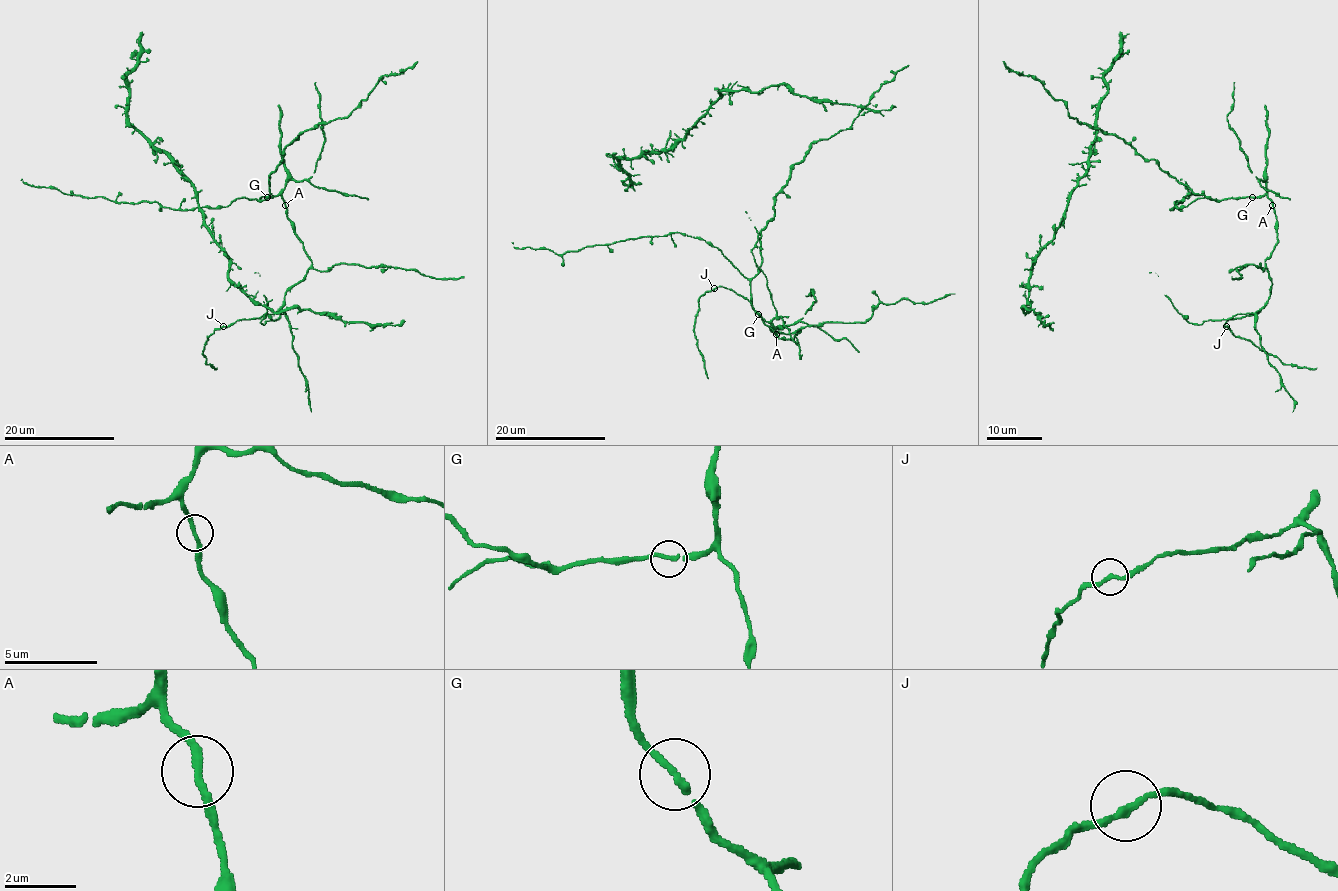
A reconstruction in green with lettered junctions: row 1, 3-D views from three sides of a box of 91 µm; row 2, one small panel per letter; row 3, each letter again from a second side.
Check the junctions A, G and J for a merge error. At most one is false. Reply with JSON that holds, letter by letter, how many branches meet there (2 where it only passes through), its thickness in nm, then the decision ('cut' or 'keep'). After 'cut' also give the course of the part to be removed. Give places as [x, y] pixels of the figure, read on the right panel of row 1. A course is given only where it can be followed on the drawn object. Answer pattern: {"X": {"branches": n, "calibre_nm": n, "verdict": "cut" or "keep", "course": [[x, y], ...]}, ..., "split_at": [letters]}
{"A": {"branches": 2, "calibre_nm": 200, "verdict": "keep"}, "G": {"branches": 2, "calibre_nm": 190, "verdict": "keep"}, "J": {"branches": 2, "calibre_nm": 190, "verdict": "keep"}, "split_at": []}

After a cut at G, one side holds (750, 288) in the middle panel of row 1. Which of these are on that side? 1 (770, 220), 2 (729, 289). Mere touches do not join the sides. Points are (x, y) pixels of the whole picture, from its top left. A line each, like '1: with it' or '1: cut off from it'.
1: with it
2: cut off from it

